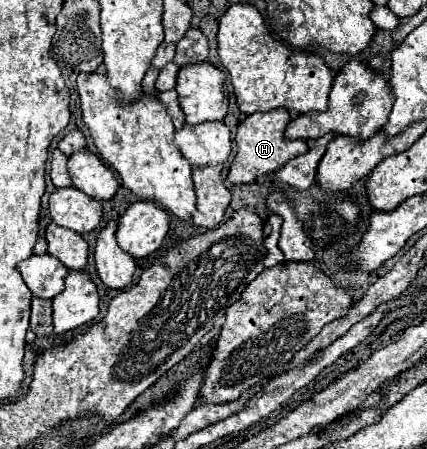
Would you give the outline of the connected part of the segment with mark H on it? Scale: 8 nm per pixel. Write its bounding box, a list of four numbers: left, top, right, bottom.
[227,109,307,183]

